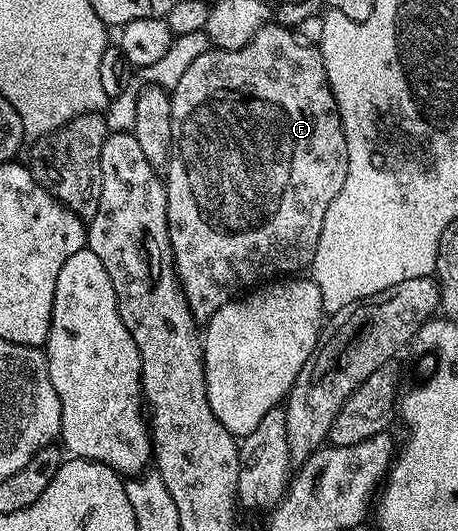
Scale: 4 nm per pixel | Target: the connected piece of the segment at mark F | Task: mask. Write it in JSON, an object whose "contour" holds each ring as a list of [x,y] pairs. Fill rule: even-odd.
{"contour":[[[271,22],[264,26],[249,43],[245,46],[241,46],[241,50],[229,50],[228,52],[208,50],[205,54],[201,54],[201,58],[197,58],[197,62],[193,62],[193,66],[189,66],[189,70],[185,70],[185,74],[181,74],[181,82],[177,82],[177,86],[170,89],[171,113],[173,114],[173,134],[171,135],[171,159],[167,161],[165,169],[165,187],[167,190],[167,229],[169,230],[171,252],[175,255],[176,277],[180,287],[183,288],[183,296],[187,300],[187,305],[189,306],[192,316],[194,316],[196,321],[199,322],[210,320],[213,314],[217,314],[217,310],[222,304],[228,304],[230,300],[236,299],[238,292],[235,291],[237,291],[238,288],[247,290],[252,286],[258,285],[260,282],[266,281],[268,278],[279,278],[284,274],[302,273],[299,271],[301,271],[306,264],[308,267],[308,265],[314,261],[317,242],[321,238],[321,226],[325,222],[325,214],[329,210],[333,198],[337,198],[337,194],[341,194],[341,186],[345,186],[345,174],[347,173],[347,167],[349,166],[347,147],[345,146],[345,134],[343,133],[343,123],[339,117],[339,107],[335,105],[335,96],[331,93],[331,87],[327,81],[327,75],[325,74],[323,56],[320,54],[316,45],[307,43],[306,40],[296,35],[292,29],[291,33],[289,29],[282,28],[281,25],[275,23],[276,22]]]}

